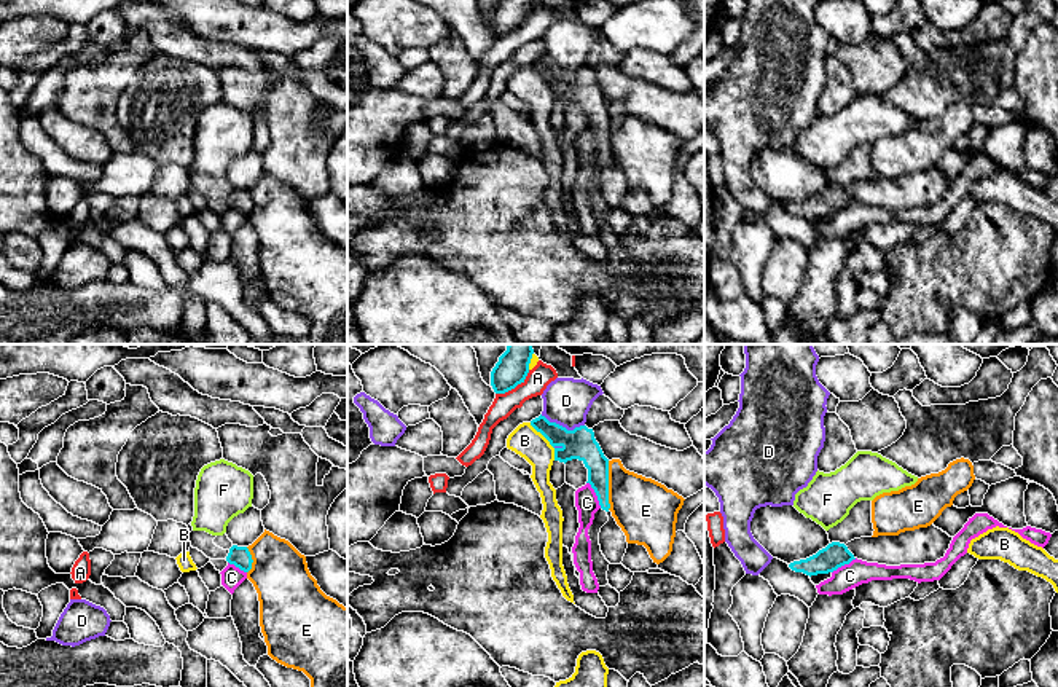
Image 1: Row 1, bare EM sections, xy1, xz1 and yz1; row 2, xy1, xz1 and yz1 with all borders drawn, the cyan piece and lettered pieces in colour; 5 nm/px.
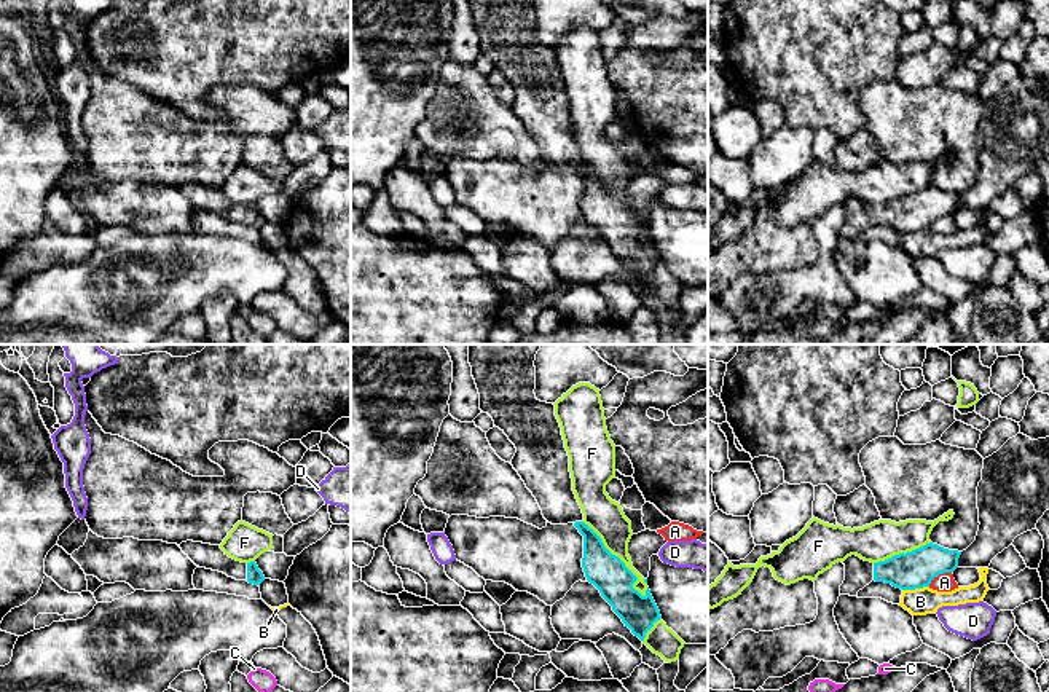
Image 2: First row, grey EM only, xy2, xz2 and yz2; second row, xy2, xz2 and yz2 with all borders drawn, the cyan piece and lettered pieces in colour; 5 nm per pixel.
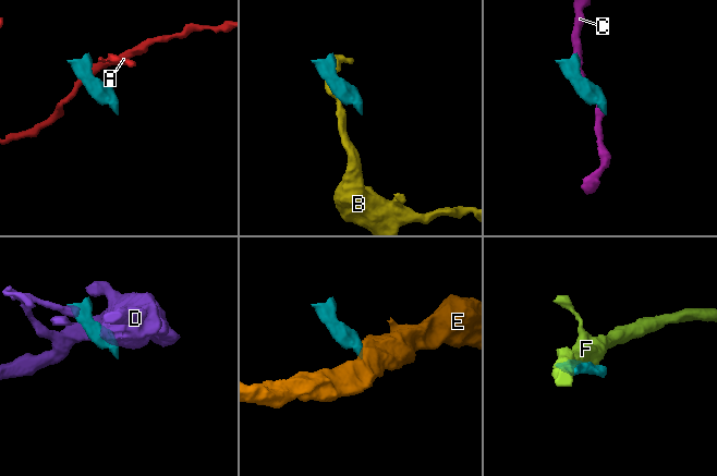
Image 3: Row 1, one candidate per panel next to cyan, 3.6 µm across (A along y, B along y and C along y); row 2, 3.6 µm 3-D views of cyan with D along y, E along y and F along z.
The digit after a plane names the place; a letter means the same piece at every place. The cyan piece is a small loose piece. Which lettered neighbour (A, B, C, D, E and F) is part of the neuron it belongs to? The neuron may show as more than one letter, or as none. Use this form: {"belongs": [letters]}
{"belongs": []}

